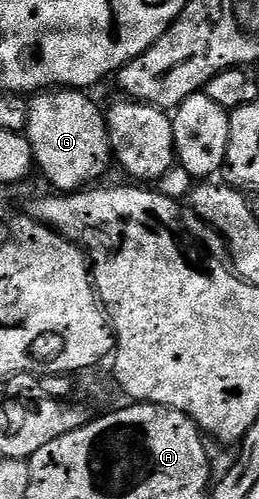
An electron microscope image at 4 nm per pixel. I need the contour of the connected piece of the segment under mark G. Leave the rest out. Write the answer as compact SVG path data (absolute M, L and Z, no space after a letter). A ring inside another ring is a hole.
M46 89L41 93L35 94L33 98L29 100L30 104L30 116L28 117L28 125L25 129L26 140L32 145L32 153L34 154L34 161L37 170L40 172L42 170L42 175L51 183L53 190L58 193L73 193L86 188L91 185L97 184L98 179L106 171L106 166L111 166L112 163L112 152L110 149L110 135L106 131L106 116L104 114L103 108L97 107L92 100L89 99L87 92L82 89Z

